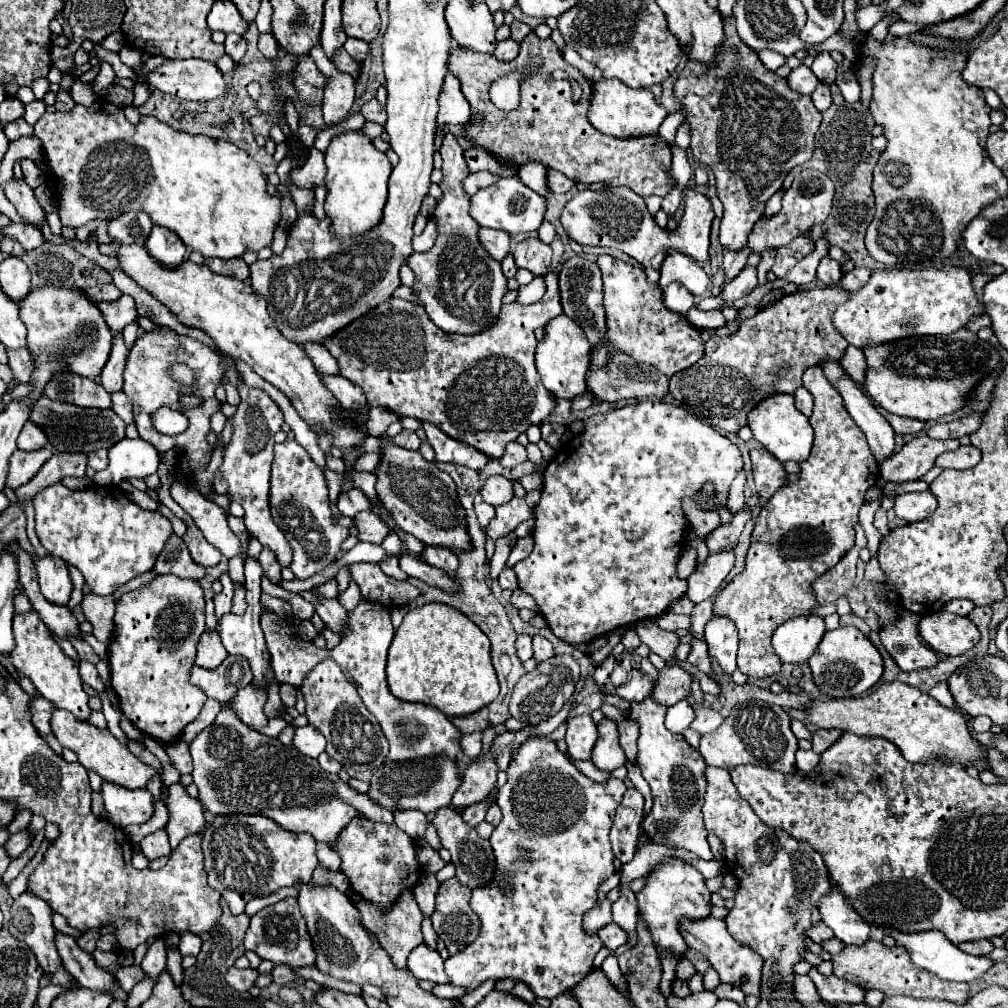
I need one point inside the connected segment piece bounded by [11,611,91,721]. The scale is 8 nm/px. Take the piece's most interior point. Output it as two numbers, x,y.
56,677

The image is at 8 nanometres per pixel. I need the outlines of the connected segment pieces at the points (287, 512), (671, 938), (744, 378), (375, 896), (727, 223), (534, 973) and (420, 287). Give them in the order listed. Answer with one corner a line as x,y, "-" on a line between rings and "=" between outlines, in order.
285,441
275,445
269,507
273,521
291,543
293,549
291,571
295,573
297,579
307,579
313,573
331,565
335,561
335,555
339,553
343,539
349,535
345,527
333,525
327,493
329,489
323,471
311,461
307,451
297,441
=
667,857
653,867
653,871
647,875
645,887
639,893
635,893
635,897
639,905
639,915
651,931
657,953
661,955
663,951
669,951
675,955
677,961
681,961
689,949
689,945
685,943
679,931
681,921
685,919
697,921
697,919
707,919
711,915
711,891
705,885
705,877
701,877
701,873
683,859
=
815,287
809,291
797,291
781,301
775,301
761,309
755,317
749,317
741,321
741,327
735,335
719,337
713,335
705,343
705,355
691,365
687,371
673,375
669,383
669,391
673,391
673,397
681,403
693,409
693,415
701,421
707,421
711,427
737,433
741,427
747,425
747,413
769,395
777,393
793,393
801,387
801,377
805,369
821,363
821,361
841,361
847,349
847,341
835,331
831,317
837,305
841,305
845,299
849,299
849,291
835,287
=
357,817
343,829
335,849
343,861
341,871
347,875
351,889
383,911
391,909
399,895
405,889
413,889
423,875
421,869
417,873
419,861
415,841
397,825
373,823
369,819
=
727,17
723,23
725,23
727,41
721,47
721,55
717,57
717,61
713,61
709,69
701,63
689,61
685,71
681,71
673,91
675,91
675,97
681,101
681,111
685,113
685,121
689,121
691,125
693,157
705,167
709,167
717,179
717,193
725,207
721,229
719,229
719,241
723,249
737,251
737,249
745,249
747,237
753,225
761,219
767,199
777,189
781,189
787,173
793,167
811,159
813,137
815,137
815,131
819,129
821,113
813,107
813,101
809,95
795,93
785,79
765,69
757,53
739,39
733,25
733,17
=
529,737
509,763
507,777
507,783
497,793
503,821
489,839
497,859
495,873
499,873
499,881
491,881
485,889
473,889
471,909
483,923
481,935
473,945
449,957
445,961
445,971
453,985
463,985
471,991
489,977
513,977
525,981
537,997
553,999
585,979
585,973
593,969
595,955
603,947
599,937
585,933
583,915
597,903
599,883
615,873
609,829
627,787
621,779
611,775
605,783
591,781
577,771
547,737
=
447,133
439,149
443,157
443,179
439,183
443,197
431,215
437,221
437,241
425,253
413,253
407,257
409,269
415,273
413,291
425,305
431,321
445,333
473,335
489,327
501,309
501,299
507,293
507,279
501,271
501,263
489,257
477,237
477,221
469,215
469,195
461,181
469,175
469,167
463,159
463,149
457,139

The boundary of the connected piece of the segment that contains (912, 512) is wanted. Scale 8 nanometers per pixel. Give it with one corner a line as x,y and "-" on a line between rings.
929,489
923,493
903,493
897,495
893,509
897,517
905,519
907,523
913,523
913,521
927,519
937,509
937,499

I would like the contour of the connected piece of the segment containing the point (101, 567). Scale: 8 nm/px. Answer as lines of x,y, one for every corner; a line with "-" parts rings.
55,483
37,493
33,505
35,531
41,545
51,555
75,565
97,595
109,595
133,577
151,571
157,553
161,553
165,541
173,533
171,521
165,515
141,509
121,491
121,487
89,487
75,491
63,483

